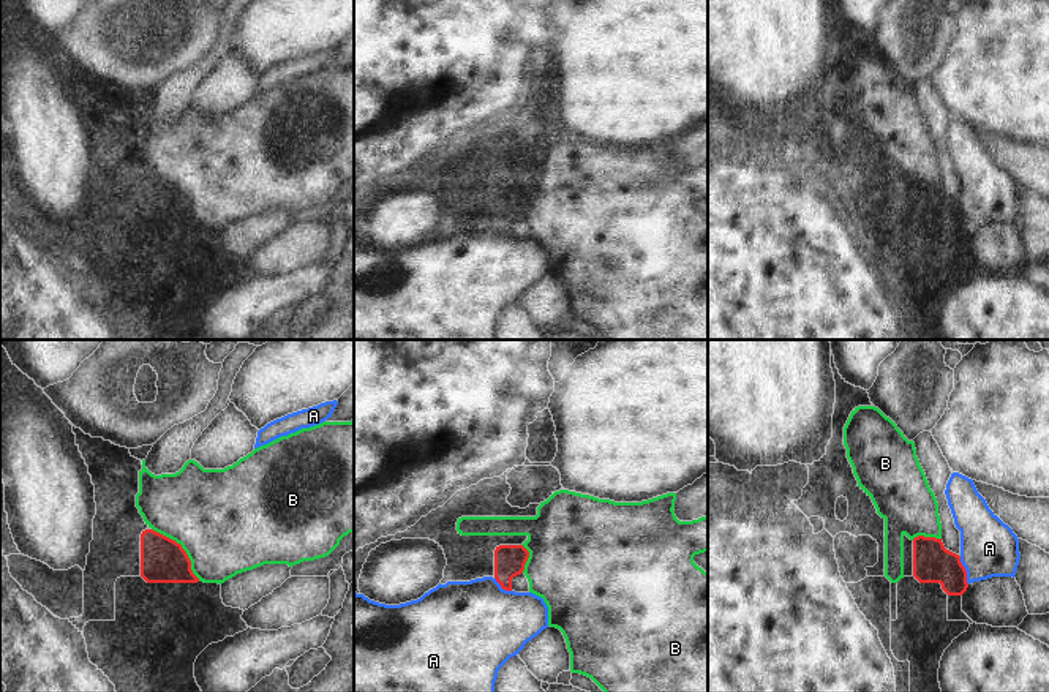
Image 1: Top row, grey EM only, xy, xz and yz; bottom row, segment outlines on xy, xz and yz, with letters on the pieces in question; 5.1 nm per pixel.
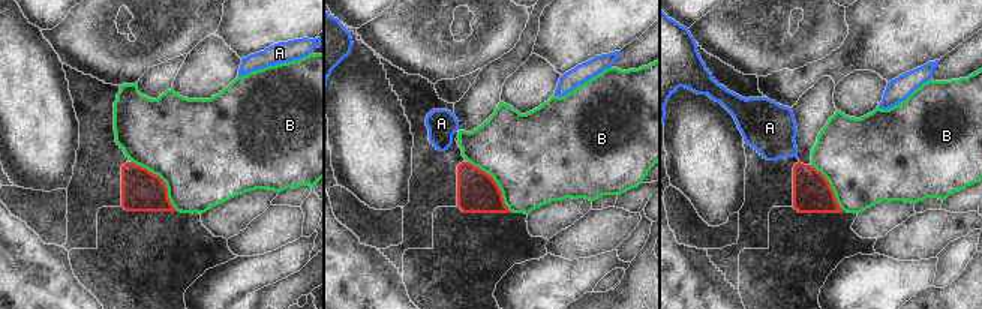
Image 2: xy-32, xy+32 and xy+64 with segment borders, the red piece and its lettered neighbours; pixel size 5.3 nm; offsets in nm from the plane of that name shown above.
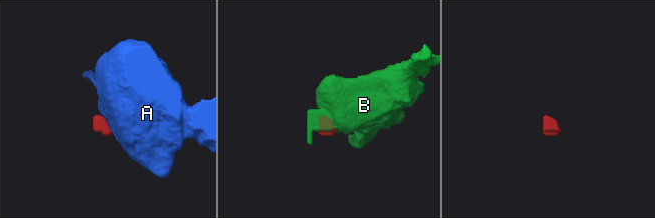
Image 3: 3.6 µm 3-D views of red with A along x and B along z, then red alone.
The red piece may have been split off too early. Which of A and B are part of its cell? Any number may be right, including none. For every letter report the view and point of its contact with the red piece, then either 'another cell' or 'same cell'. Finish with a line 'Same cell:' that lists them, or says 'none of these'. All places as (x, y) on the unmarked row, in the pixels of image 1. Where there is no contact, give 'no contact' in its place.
A: yz (966, 217) | another cell
B: xy (182, 195) | same cell
Same cell: B

